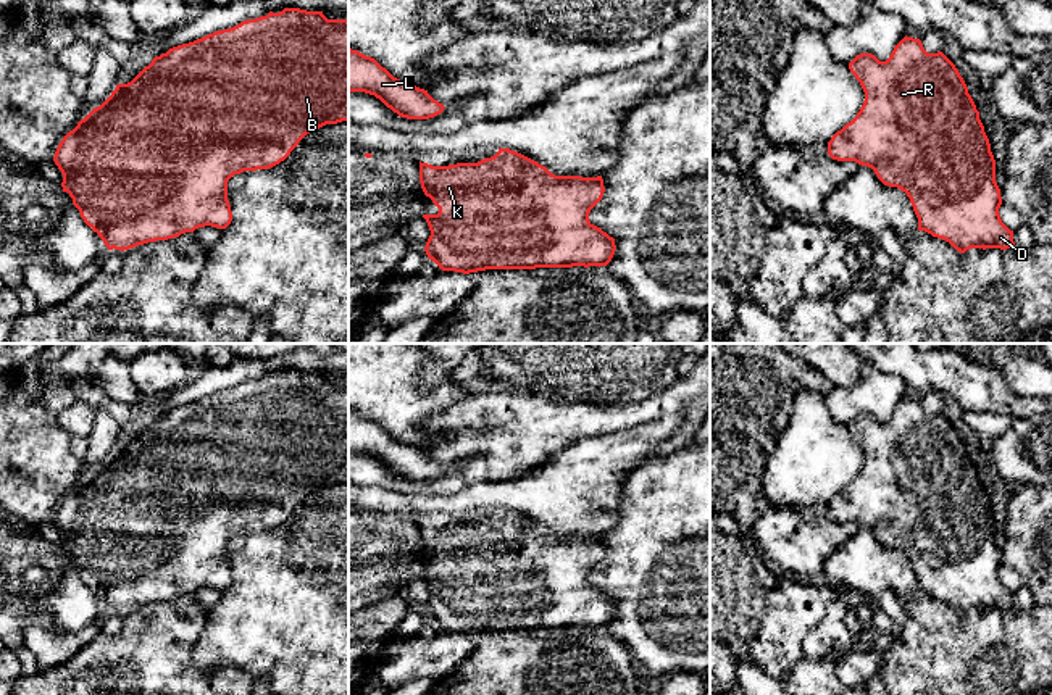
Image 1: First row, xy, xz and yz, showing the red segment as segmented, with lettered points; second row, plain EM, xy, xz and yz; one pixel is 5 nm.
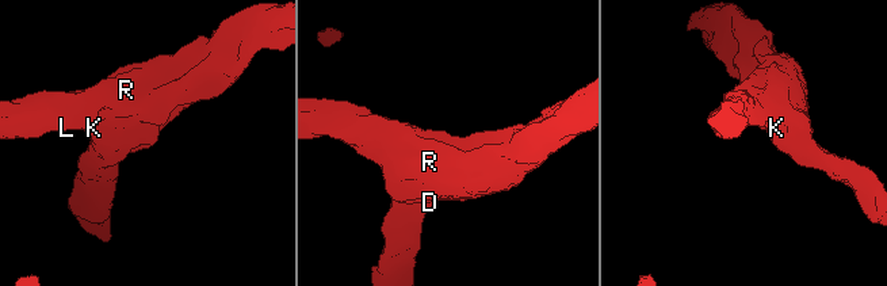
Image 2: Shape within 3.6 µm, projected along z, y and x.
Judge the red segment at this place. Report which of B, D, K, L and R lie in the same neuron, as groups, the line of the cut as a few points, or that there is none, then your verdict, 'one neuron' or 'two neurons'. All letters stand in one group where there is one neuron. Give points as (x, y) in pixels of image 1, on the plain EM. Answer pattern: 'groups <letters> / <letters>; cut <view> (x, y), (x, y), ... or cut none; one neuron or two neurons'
groups B D K L R; cut none; one neuron

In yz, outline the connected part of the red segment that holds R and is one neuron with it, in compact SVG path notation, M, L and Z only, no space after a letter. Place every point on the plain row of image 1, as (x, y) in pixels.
M904 398L886 422L860 414L849 424L865 453L857 477L828 503L828 516L875 532L889 548L907 555L918 592L949 603L957 613L1013 610L1013 592L1000 581L996 521L979 472L955 426L942 414L928 414L920 400Z

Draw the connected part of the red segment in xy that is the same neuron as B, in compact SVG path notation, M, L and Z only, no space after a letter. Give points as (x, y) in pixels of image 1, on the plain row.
M284 369L155 418L63 498L53 522L63 535L63 553L69 555L84 584L108 611L124 613L205 587L226 590L232 582L228 542L234 535L269 531L307 495L342 482L349 482L349 381Z

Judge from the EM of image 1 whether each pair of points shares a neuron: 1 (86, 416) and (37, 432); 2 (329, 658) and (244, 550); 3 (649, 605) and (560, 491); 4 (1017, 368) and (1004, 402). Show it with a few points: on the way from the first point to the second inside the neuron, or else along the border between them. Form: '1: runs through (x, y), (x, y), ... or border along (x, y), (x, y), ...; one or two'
1: border along (76, 400), (58, 416), (58, 424), (70, 436); two
2: runs through (325, 631), (271, 578); one
3: border along (623, 505), (618, 521), (602, 537); two
4: border along (999, 368), (1006, 384), (1014, 392), (1035, 399); two

